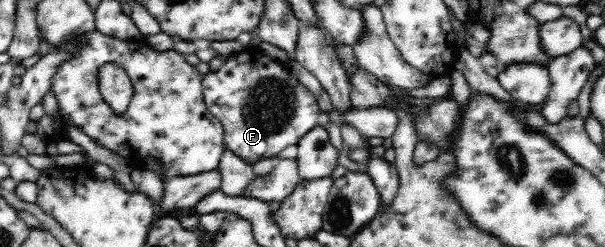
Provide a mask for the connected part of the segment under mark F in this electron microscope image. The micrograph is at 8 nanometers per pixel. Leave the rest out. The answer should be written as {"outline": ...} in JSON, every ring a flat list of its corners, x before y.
{"outline":[[229,60,219,70,211,71,204,75,202,93,207,110,222,124,224,128,225,146,233,154,243,158,252,164,261,158,273,161,281,150,287,146,297,144,309,130,317,126,317,116,320,114,320,106,317,97,307,85,297,79,288,68,283,68,280,62,237,62]]}

